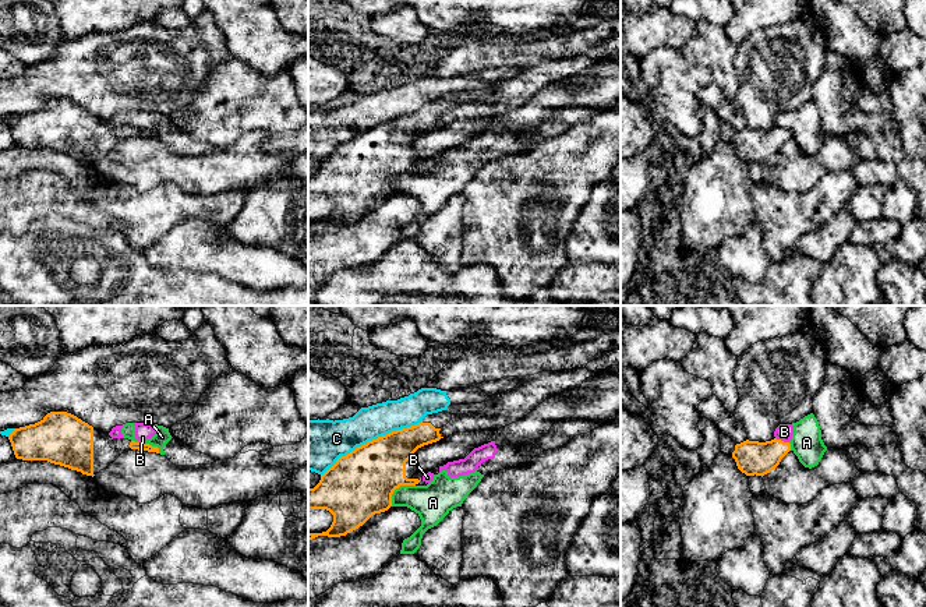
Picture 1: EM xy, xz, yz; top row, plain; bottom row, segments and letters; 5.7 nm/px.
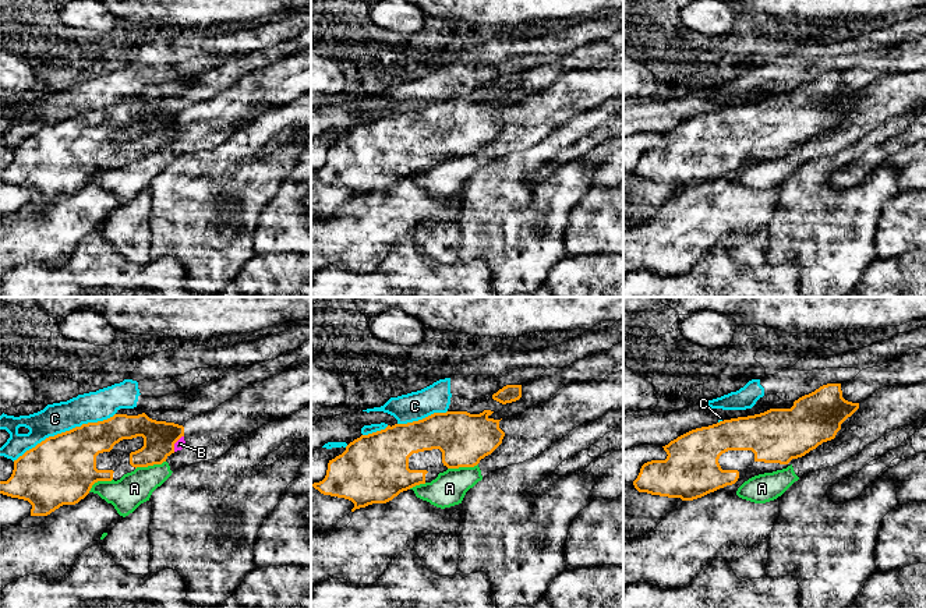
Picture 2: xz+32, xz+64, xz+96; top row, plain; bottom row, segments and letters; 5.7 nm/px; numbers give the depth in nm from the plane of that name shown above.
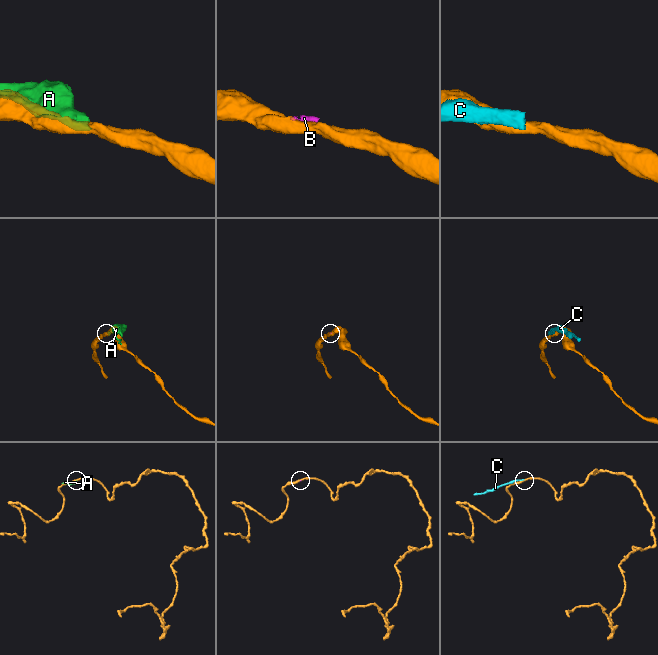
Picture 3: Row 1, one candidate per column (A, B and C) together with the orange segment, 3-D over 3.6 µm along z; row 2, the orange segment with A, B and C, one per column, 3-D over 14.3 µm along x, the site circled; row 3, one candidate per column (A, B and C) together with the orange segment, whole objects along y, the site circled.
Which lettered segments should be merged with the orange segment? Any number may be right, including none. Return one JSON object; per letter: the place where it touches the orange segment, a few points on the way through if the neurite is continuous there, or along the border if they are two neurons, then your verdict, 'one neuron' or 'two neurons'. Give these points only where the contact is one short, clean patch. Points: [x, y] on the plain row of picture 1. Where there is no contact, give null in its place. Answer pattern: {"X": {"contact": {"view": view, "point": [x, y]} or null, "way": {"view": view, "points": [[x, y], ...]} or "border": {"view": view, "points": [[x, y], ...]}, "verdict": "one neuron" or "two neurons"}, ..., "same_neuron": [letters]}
{"A": {"contact": {"view": "xz", "point": [396, 175]}, "verdict": "two neurons"}, "B": {"contact": {"view": "yz", "point": [783, 129]}, "border": {"view": "yz", "points": [[776, 124], [788, 130]]}, "verdict": "two neurons"}, "C": {"contact": {"view": "xz", "point": [373, 127]}, "border": {"view": "xz", "points": [[421, 108], [357, 133], [321, 162]]}, "verdict": "two neurons"}, "same_neuron": []}

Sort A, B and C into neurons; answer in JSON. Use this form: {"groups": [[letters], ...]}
{"groups": [["A", "B"], ["C"]]}

